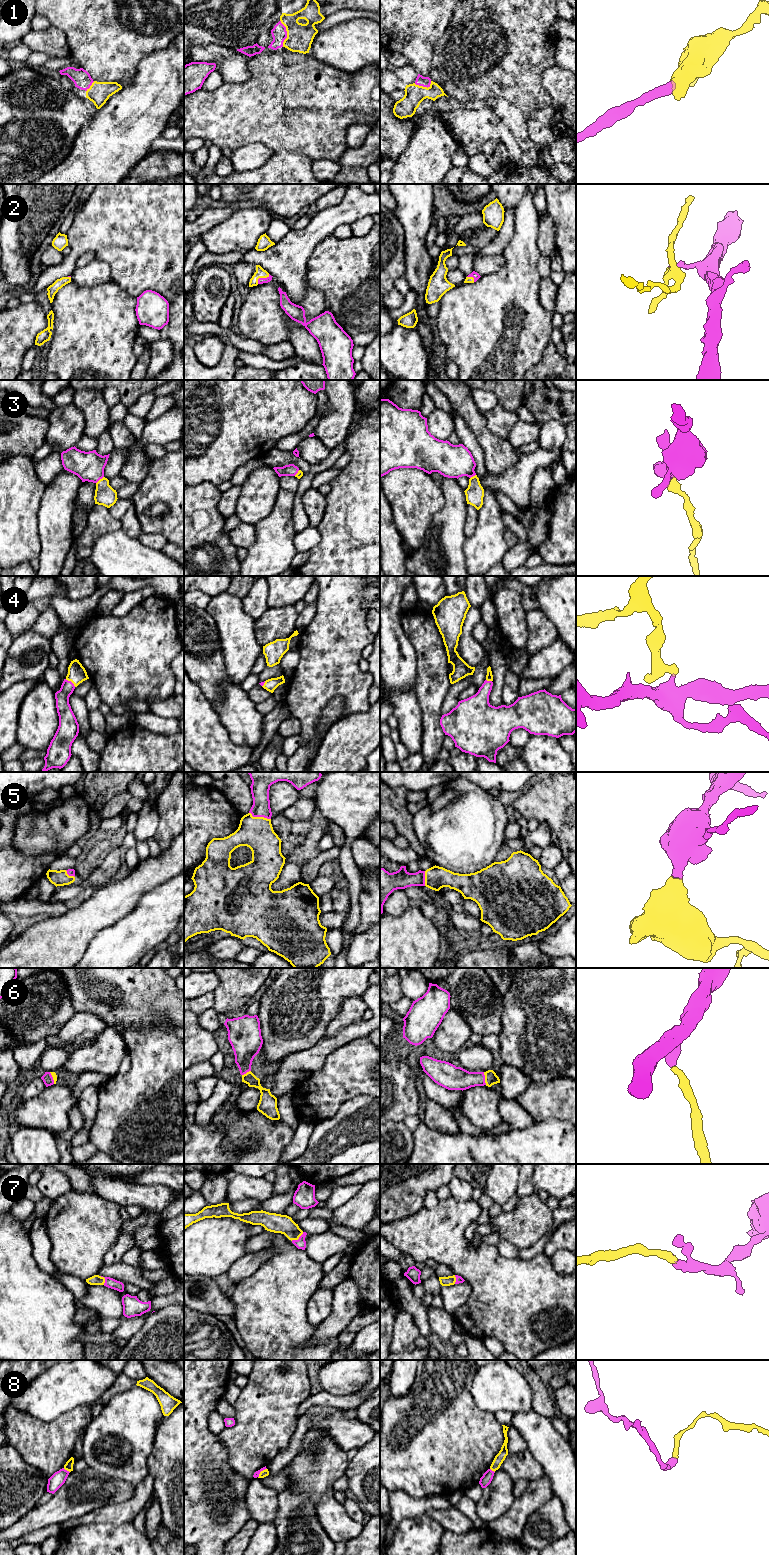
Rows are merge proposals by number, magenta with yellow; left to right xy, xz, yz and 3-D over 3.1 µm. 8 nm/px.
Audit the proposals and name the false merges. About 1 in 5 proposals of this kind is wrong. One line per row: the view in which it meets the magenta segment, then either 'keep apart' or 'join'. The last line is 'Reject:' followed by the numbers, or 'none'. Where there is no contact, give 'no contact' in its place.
1: meets magenta in xz; join
2: meets magenta in xz; join
3: meets magenta in xy; join
4: meets magenta in xy; join
5: meets magenta in xz; join
6: meets magenta in yz; join
7: meets magenta in xz; join
8: meets magenta in xy; keep apart
Reject: 8

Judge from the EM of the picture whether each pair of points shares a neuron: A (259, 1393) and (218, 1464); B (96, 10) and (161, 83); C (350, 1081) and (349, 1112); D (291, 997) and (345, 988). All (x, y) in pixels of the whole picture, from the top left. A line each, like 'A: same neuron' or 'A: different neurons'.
A: different neurons
B: different neurons
C: different neurons
D: same neuron

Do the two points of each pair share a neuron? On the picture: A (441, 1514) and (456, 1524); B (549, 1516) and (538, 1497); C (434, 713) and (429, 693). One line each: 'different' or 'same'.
A: same
B: different
C: same

